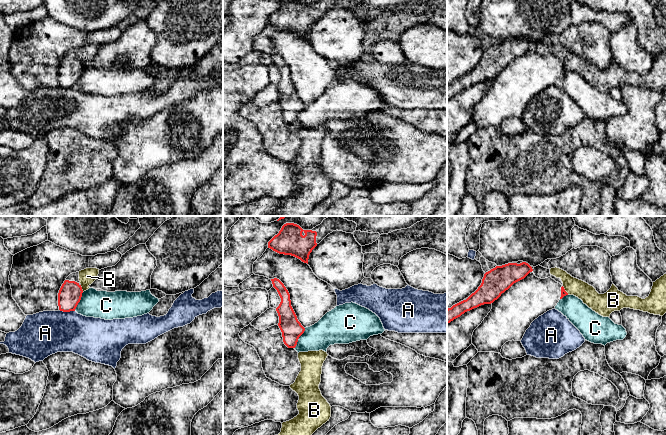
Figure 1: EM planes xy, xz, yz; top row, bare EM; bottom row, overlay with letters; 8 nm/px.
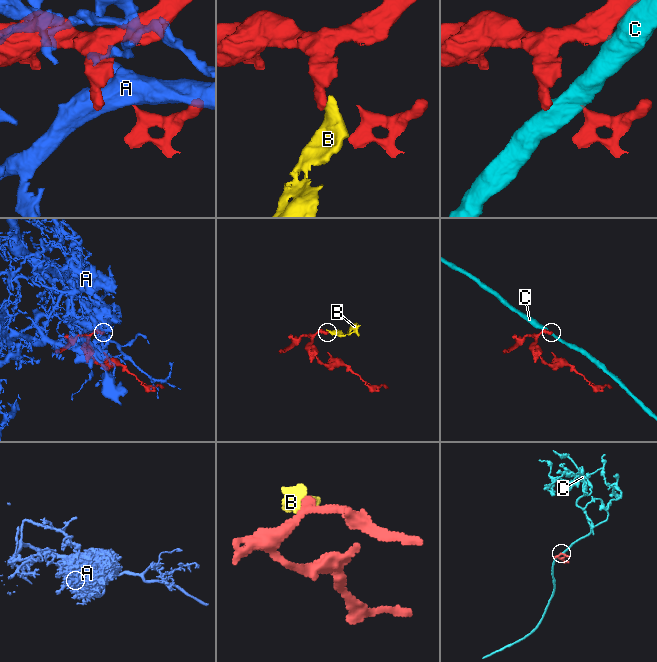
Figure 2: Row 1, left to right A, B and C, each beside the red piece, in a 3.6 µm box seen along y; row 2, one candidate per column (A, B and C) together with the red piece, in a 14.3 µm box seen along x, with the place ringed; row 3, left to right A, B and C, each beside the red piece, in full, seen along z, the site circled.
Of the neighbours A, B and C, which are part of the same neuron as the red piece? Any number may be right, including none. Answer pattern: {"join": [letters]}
{"join": ["B"]}

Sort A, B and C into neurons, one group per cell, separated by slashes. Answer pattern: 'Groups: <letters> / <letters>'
Groups: A / B / C

